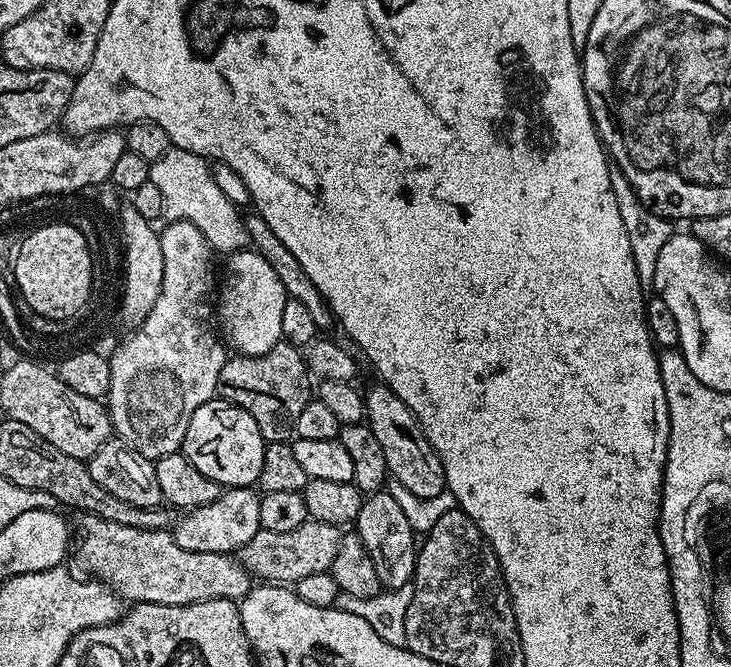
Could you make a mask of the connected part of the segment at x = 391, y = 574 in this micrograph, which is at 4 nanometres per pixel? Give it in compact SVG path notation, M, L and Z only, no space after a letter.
M388 490L365 495L362 510L358 510L358 518L354 521L354 531L362 538L362 546L366 546L366 554L370 554L374 570L378 570L381 589L401 588L412 583L412 575L416 569L418 536L412 530L405 512Z

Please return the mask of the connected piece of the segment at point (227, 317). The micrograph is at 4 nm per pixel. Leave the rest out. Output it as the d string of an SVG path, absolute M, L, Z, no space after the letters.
M255 250L231 253L227 260L224 281L221 284L219 281L218 295L214 300L214 316L219 331L222 336L224 331L223 339L233 353L261 356L281 343L282 306L286 306L290 297L278 279L278 274L274 274L270 262L266 262L266 258L259 256Z

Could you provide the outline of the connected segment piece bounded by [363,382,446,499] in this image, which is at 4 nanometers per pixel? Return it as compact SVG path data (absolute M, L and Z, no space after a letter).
M376 382L369 392L363 393L363 398L364 420L368 428L374 430L374 438L378 438L378 443L382 445L389 477L420 499L434 499L442 494L446 481L440 456L424 437L419 422L406 406L406 402L402 402L402 398L398 398L398 394L394 394L394 390L390 390L383 382Z

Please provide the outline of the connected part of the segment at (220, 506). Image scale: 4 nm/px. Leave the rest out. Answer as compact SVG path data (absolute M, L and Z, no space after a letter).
M251 487L230 488L221 491L220 497L201 508L193 508L185 511L184 516L174 524L174 535L178 546L182 546L184 552L201 552L202 554L214 554L223 552L225 554L236 554L254 534L261 530L258 518L258 506L260 496L252 493Z

